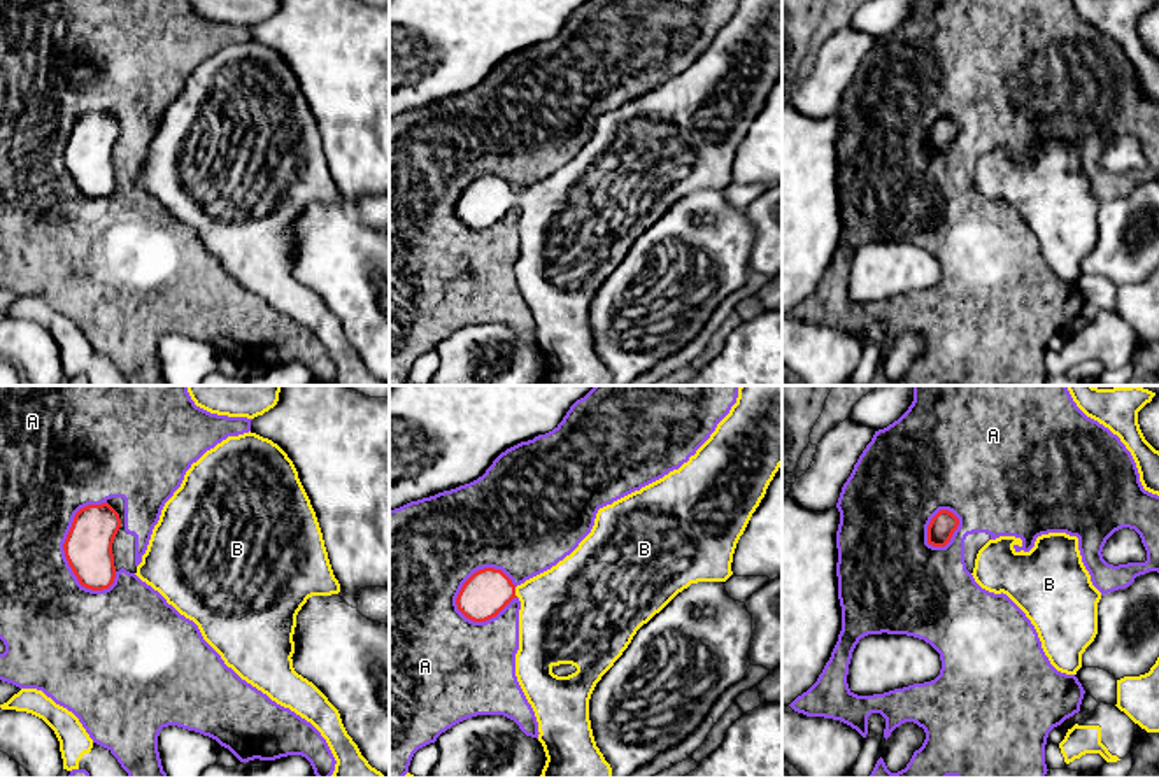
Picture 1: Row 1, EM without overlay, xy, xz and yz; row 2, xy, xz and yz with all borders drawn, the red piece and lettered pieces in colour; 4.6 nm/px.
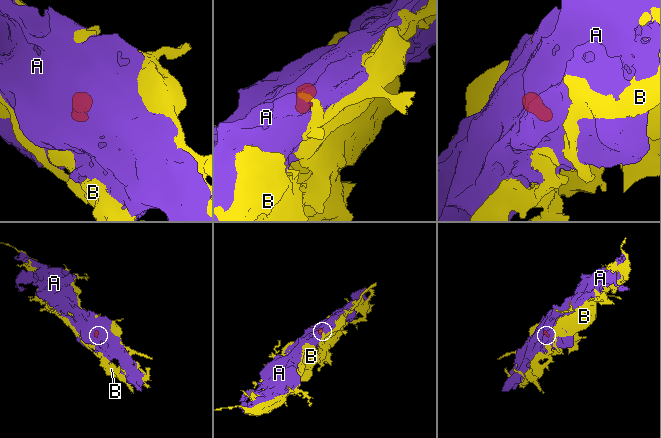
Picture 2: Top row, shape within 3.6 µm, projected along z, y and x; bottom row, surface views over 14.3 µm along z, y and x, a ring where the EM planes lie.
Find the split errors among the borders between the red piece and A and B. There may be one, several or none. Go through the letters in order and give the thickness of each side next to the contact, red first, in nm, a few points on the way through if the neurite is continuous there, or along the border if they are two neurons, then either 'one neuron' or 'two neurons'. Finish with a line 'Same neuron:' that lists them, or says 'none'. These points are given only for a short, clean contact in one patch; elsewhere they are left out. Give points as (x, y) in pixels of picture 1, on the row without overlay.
A: 220 nm thick on the red side, 380 nm on the other; two neurons
B: 220 nm thick on the red side, 420 nm on the other; runs through xz (486, 200), (514, 200), (537, 202), (565, 219); one neuron
Same neuron: B

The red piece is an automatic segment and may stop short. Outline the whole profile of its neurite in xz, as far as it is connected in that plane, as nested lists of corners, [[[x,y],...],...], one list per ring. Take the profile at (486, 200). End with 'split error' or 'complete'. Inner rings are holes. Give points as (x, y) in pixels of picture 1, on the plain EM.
[[[738,0],[736,11],[729,21],[717,32],[710,46],[689,65],[679,77],[670,79],[663,86],[635,98],[612,112],[598,117],[591,140],[579,151],[579,154],[559,168],[551,177],[526,187],[521,193],[514,193],[512,187],[494,175],[484,175],[475,179],[461,194],[456,212],[458,217],[473,230],[486,230],[496,224],[514,205],[521,209],[519,217],[519,258],[516,261],[516,284],[517,289],[531,312],[538,329],[538,349],[545,359],[545,373],[540,385],[612,385],[612,375],[605,368],[603,361],[596,354],[591,328],[589,328],[589,307],[601,287],[601,284],[614,273],[622,259],[631,251],[636,238],[647,231],[656,221],[659,221],[679,200],[698,189],[726,189],[733,179],[733,161],[740,144],[743,142],[752,121],[759,114],[766,102],[770,89],[782,74],[782,0]]]; split error

